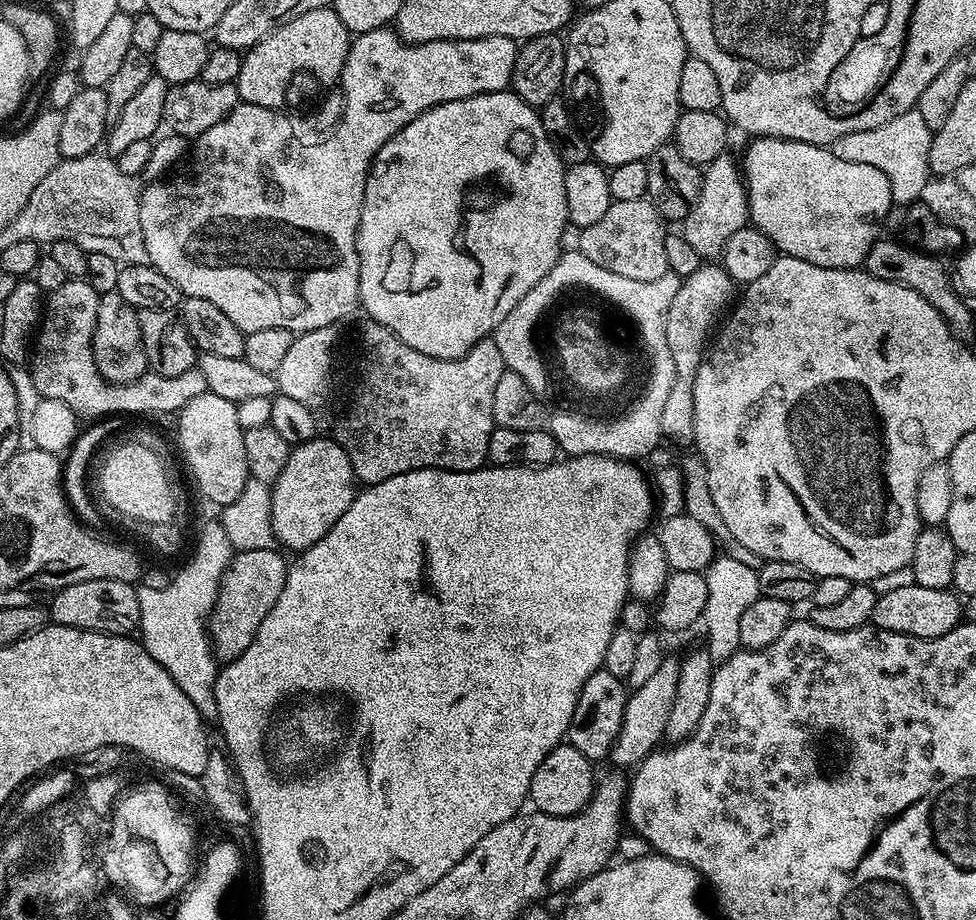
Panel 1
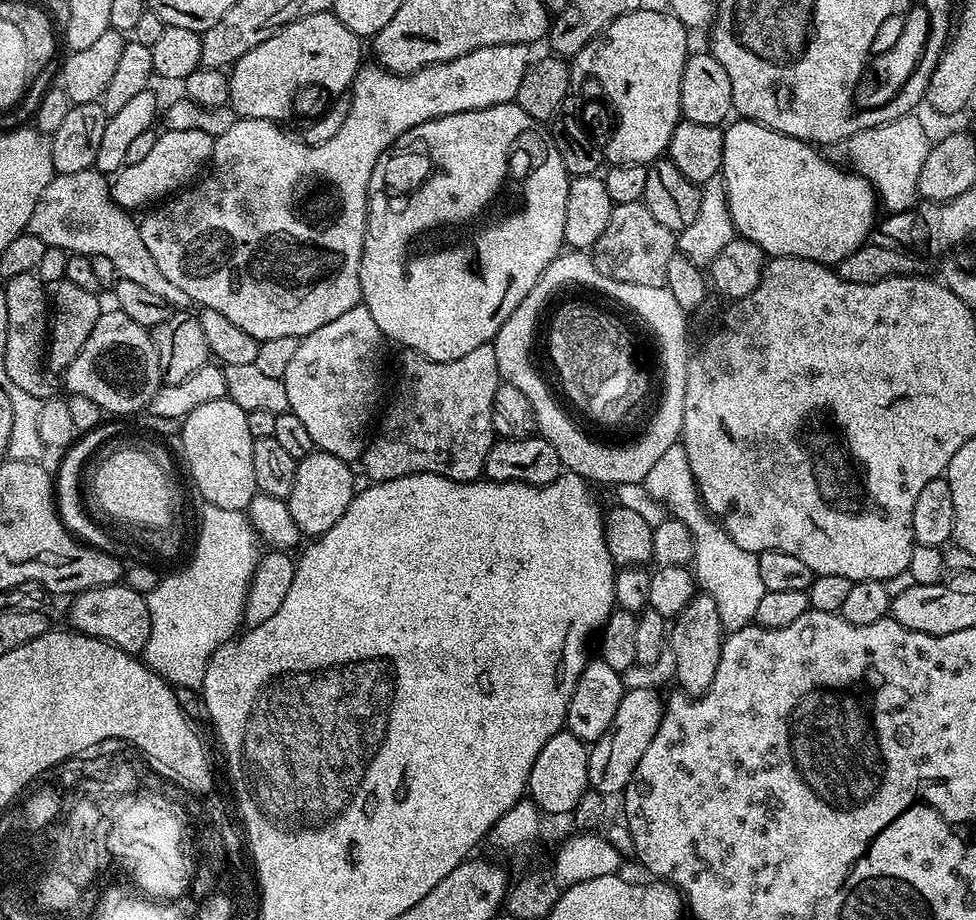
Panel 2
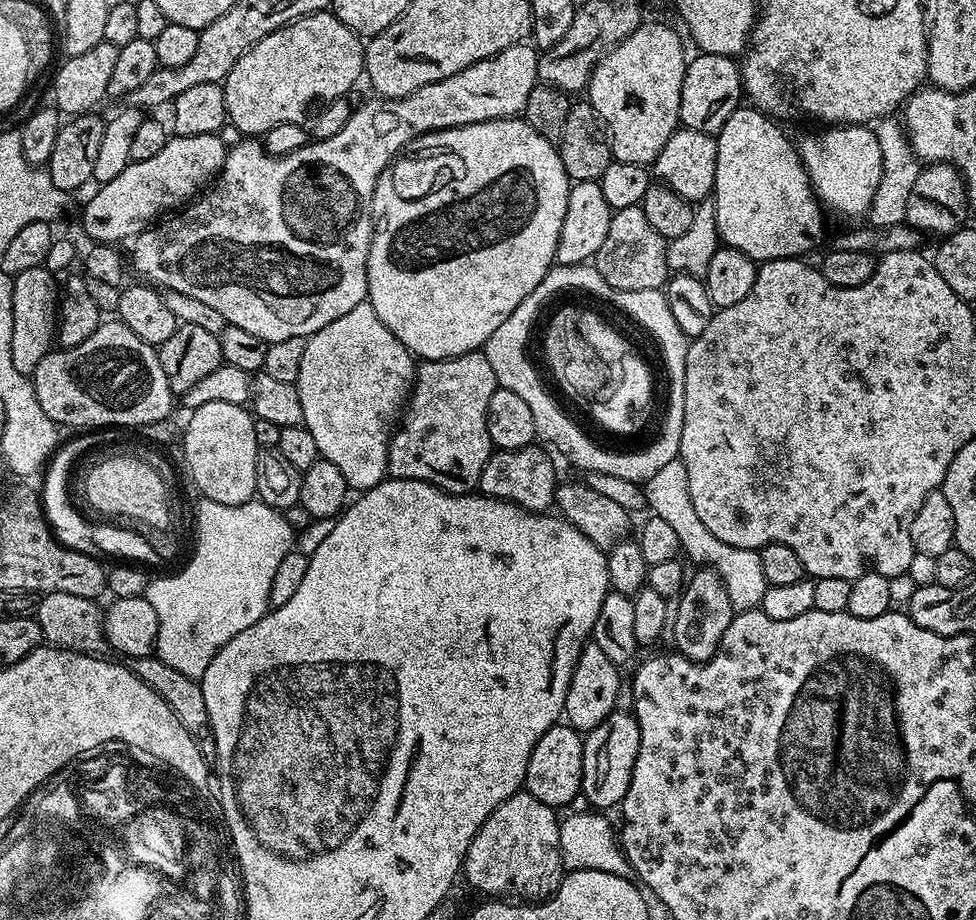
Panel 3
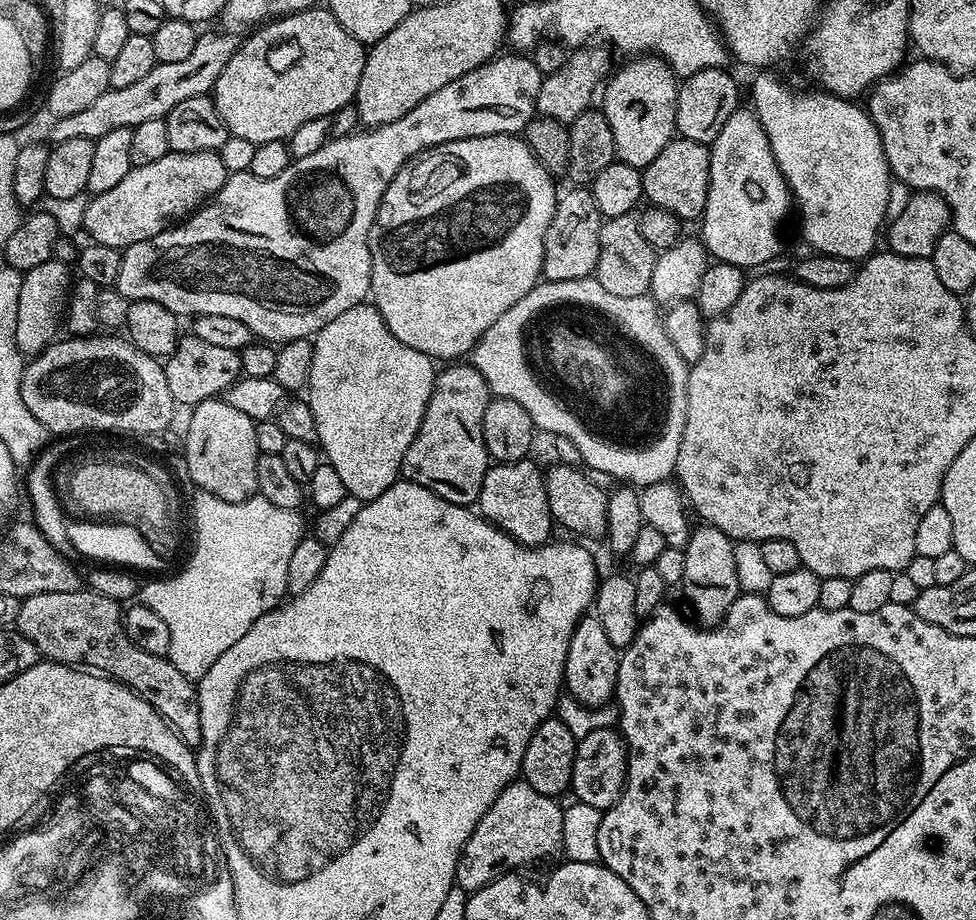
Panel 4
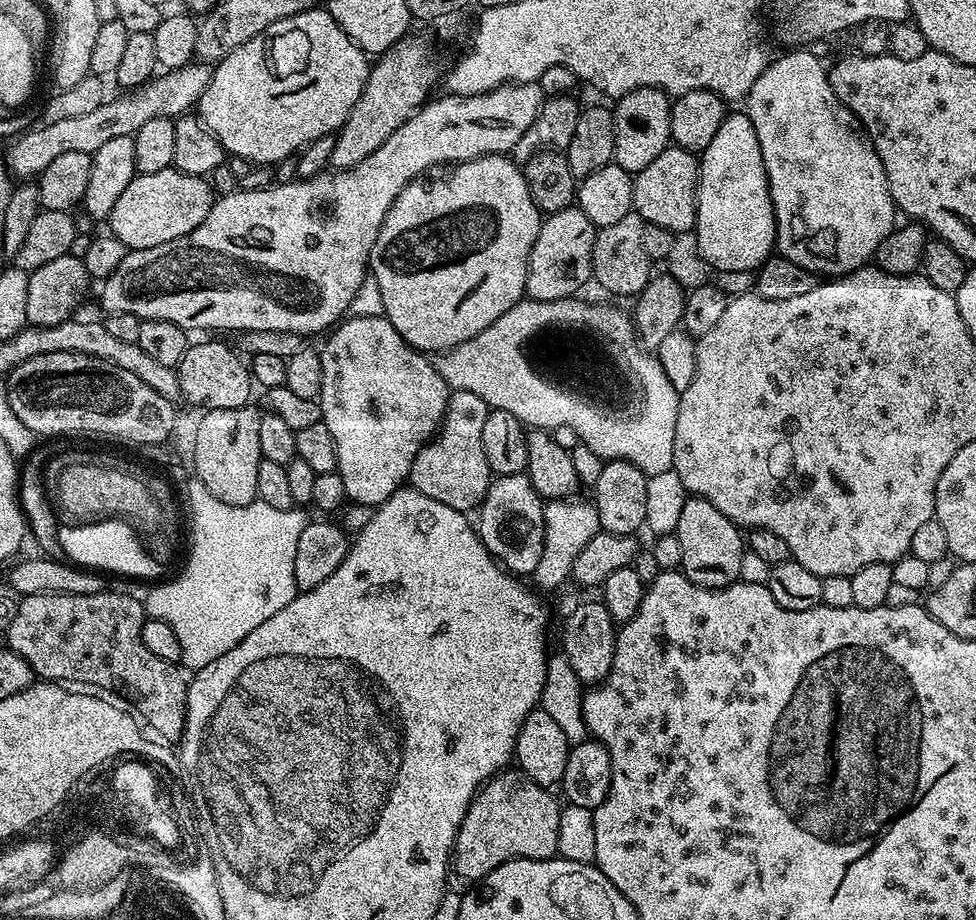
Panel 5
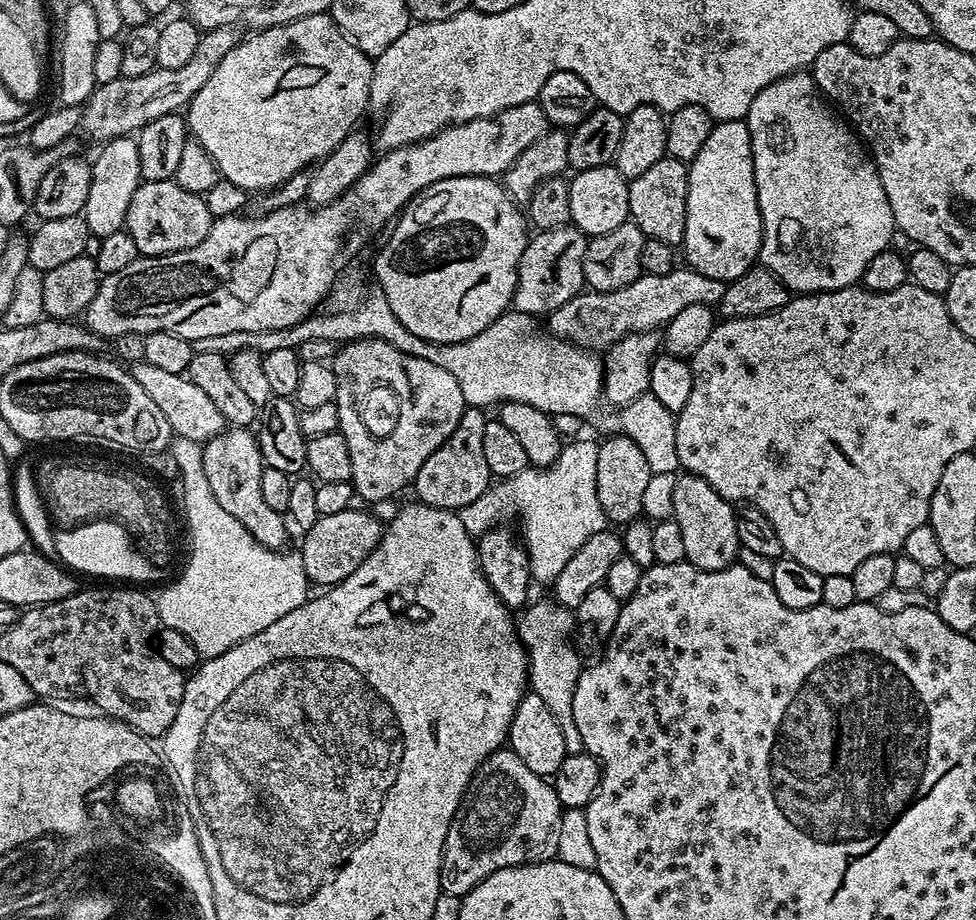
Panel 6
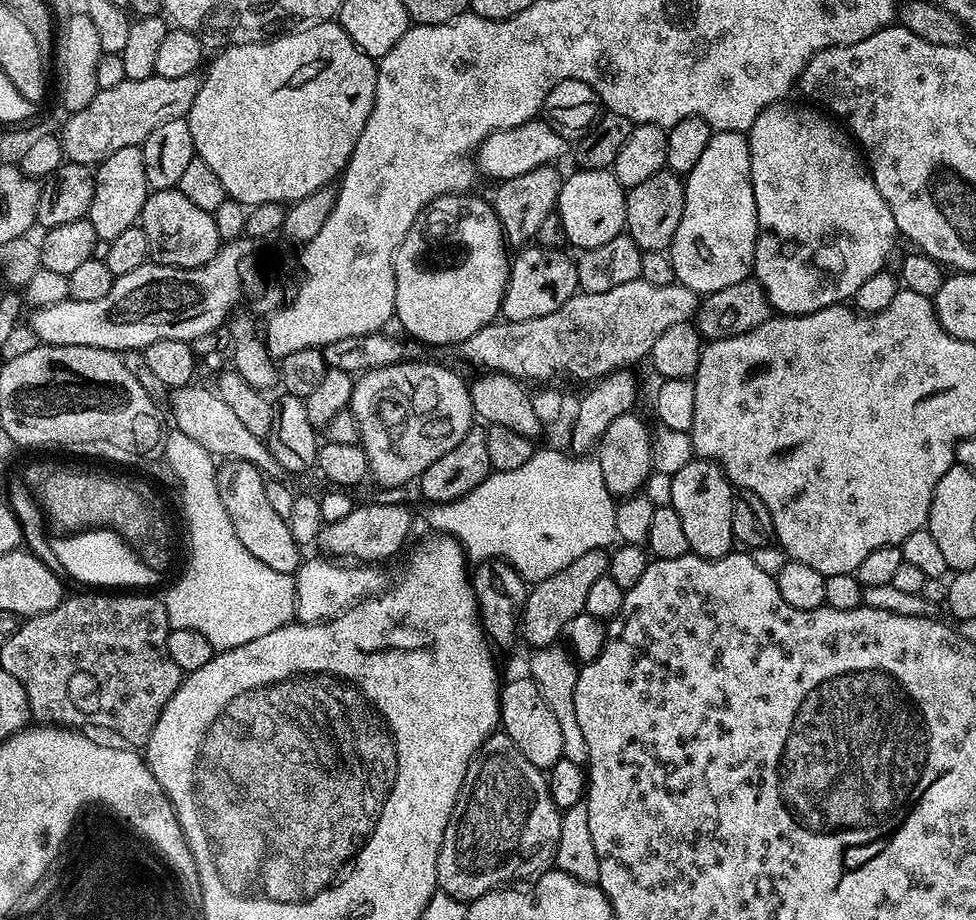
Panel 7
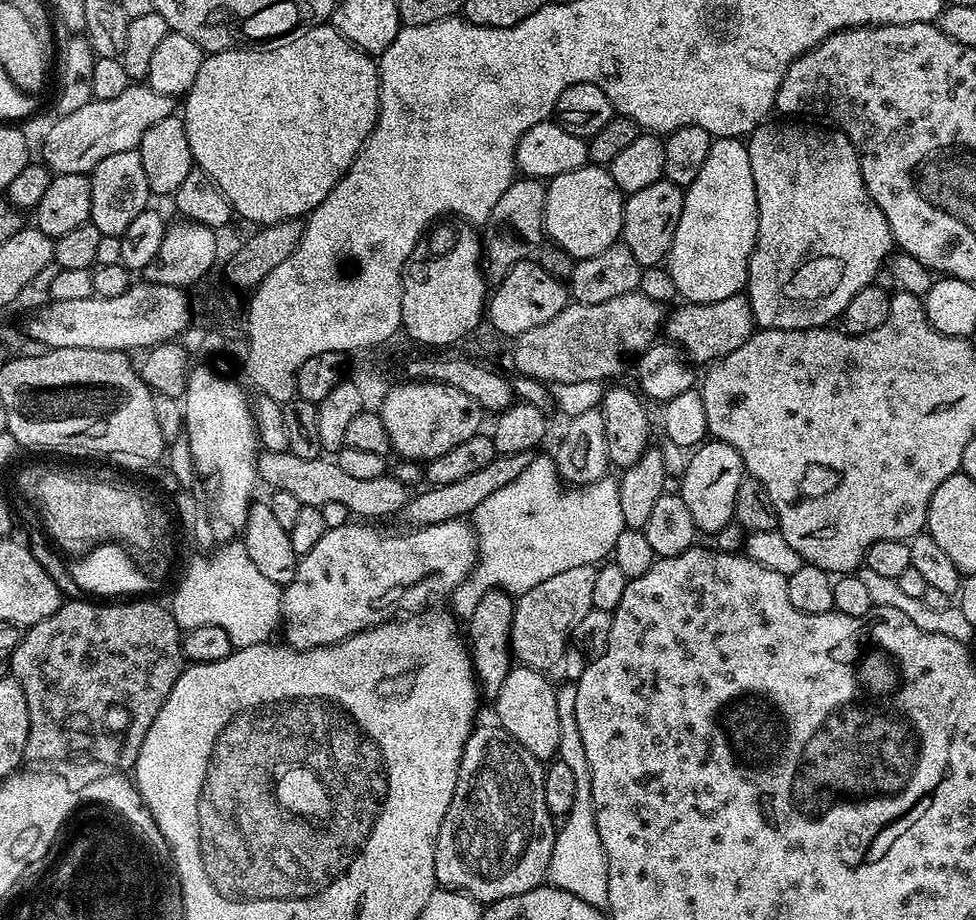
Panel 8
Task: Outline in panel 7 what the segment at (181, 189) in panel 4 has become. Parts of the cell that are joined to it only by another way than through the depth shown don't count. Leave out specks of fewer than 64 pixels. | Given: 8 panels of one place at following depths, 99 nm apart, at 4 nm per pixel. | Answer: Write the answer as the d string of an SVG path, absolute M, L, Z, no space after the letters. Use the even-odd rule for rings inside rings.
M178 188L149 193L141 212L140 227L147 236L149 259L155 264L197 268L212 260L222 246L213 213L199 209Z

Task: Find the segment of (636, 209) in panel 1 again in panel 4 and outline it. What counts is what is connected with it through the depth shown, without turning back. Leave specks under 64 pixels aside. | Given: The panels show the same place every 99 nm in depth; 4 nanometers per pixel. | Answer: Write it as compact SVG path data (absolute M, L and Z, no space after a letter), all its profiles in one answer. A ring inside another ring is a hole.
M627 212L618 218L607 218L600 226L598 262L594 273L596 281L607 292L621 298L647 296L652 291L654 262L657 255L657 249L652 248L642 234L640 218L636 212Z

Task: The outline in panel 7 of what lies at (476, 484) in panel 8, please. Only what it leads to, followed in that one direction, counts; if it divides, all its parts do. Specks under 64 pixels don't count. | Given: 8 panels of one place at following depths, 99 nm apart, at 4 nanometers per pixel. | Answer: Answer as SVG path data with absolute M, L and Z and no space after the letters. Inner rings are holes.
M357 503L350 514L346 514L346 518L324 525L324 529L320 531L318 548L324 551L321 553L332 558L374 566L380 562L378 560L390 559L407 542L411 532L412 512L406 505Z

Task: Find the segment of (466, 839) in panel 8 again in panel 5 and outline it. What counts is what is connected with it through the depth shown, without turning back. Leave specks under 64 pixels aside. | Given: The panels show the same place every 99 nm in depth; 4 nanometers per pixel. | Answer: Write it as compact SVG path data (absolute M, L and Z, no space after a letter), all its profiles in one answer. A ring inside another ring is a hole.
M519 770L497 772L483 788L477 791L476 798L468 807L466 818L455 836L456 841L450 857L450 868L455 879L457 876L460 880L468 880L467 882L479 882L486 874L490 874L490 870L511 860L553 859L557 855L558 818L561 805L556 804L552 794L549 789L540 787Z

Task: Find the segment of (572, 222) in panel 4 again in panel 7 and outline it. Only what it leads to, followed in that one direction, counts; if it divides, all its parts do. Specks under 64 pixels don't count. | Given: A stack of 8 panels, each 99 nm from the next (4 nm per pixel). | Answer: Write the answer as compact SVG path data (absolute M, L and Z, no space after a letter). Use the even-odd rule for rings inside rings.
M524 246L515 253L508 269L508 285L504 291L504 301L500 307L505 321L522 322L523 319L541 318L558 310L568 299L578 292L578 274L576 260L567 256L567 251L558 248L541 248L539 246Z

